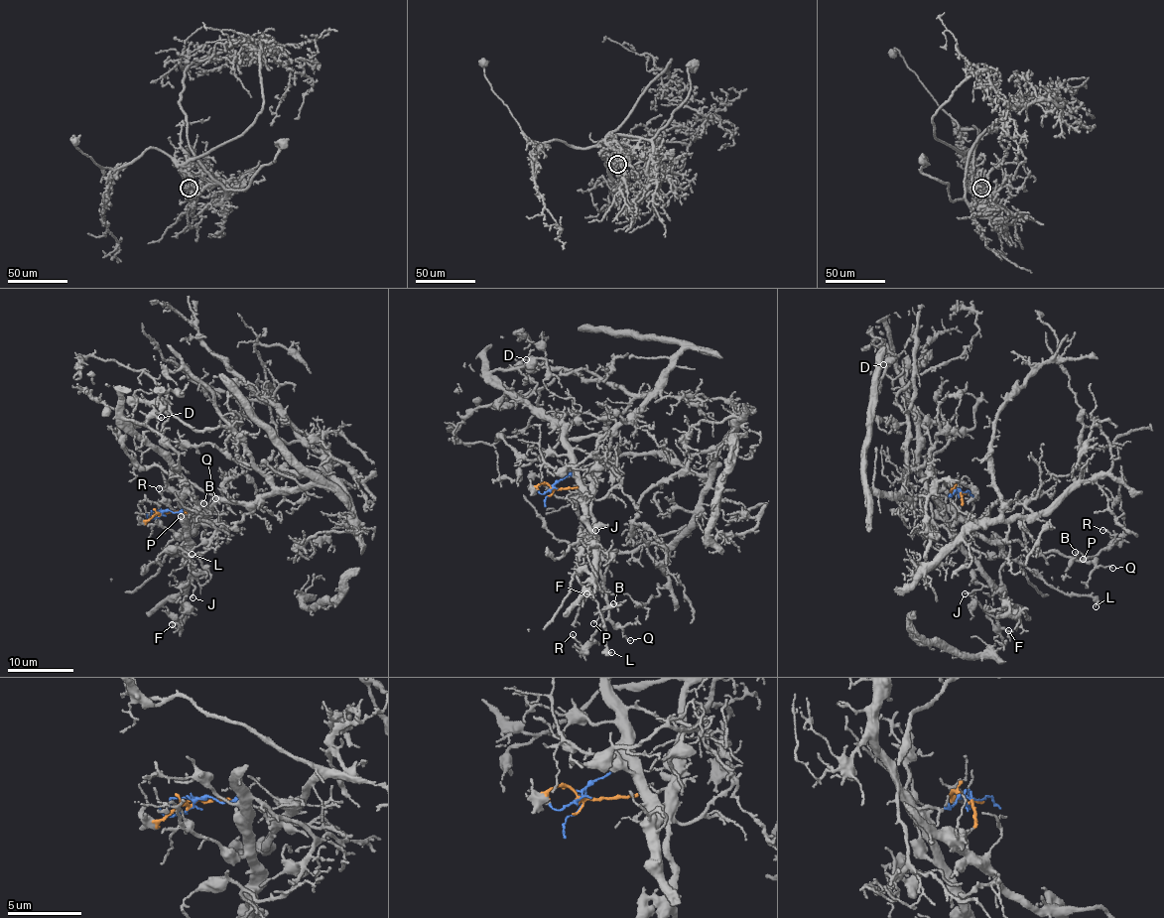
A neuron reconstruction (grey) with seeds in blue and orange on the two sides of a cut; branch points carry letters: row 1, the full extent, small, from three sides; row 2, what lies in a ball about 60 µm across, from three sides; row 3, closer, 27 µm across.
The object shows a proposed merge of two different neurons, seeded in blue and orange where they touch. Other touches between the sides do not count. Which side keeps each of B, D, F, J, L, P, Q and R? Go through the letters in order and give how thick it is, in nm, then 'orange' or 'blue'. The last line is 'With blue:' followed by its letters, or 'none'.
B: 90 nm thick; orange
D: 150 nm thick; blue
F: 130 nm thick; blue
J: 110 nm thick; blue
L: 280 nm thick; orange
P: 70 nm thick; orange
Q: 110 nm thick; orange
R: 140 nm thick; orange
With blue: D, F, J

